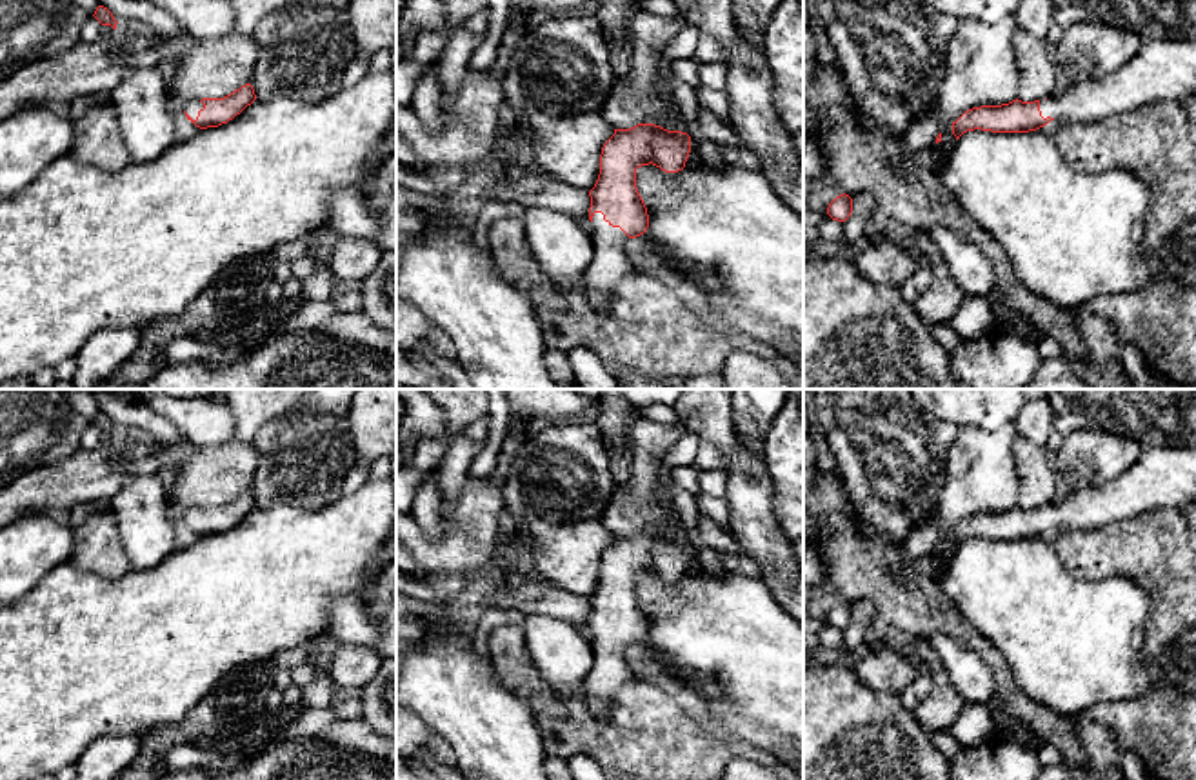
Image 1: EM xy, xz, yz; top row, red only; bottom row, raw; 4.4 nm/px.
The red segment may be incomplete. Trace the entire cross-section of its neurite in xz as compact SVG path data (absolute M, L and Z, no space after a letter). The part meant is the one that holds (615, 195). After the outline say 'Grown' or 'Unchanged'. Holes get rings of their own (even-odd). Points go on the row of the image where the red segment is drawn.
M654 124L614 129L603 144L600 175L589 191L594 258L583 278L593 305L609 305L616 285L640 273L623 251L627 238L636 238L649 227L647 207L636 189L636 169L653 164L665 173L678 173L689 153L687 133Z. Grown

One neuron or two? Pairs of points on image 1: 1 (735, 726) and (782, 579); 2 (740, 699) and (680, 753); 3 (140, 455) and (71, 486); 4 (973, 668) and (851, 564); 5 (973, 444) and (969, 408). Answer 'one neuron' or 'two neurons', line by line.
1: two neurons
2: two neurons
3: one neuron
4: two neurons
5: two neurons

